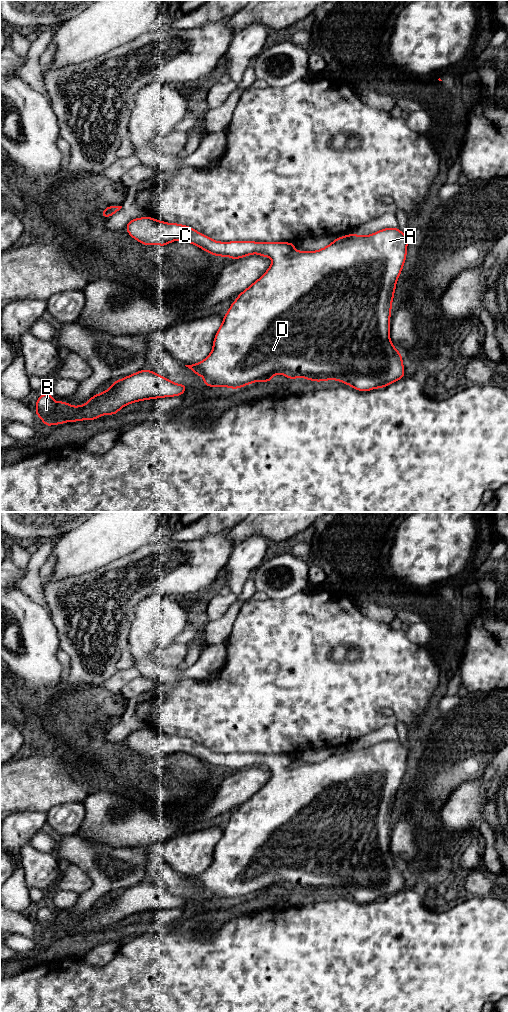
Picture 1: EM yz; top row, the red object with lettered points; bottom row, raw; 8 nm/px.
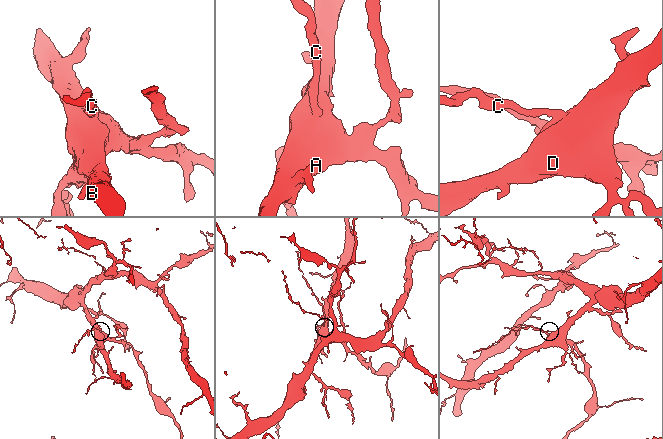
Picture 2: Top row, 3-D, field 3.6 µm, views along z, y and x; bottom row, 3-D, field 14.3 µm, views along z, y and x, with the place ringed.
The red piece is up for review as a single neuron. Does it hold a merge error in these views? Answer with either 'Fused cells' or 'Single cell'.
Single cell

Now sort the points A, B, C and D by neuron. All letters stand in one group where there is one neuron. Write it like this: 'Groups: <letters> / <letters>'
Groups: A B C D

